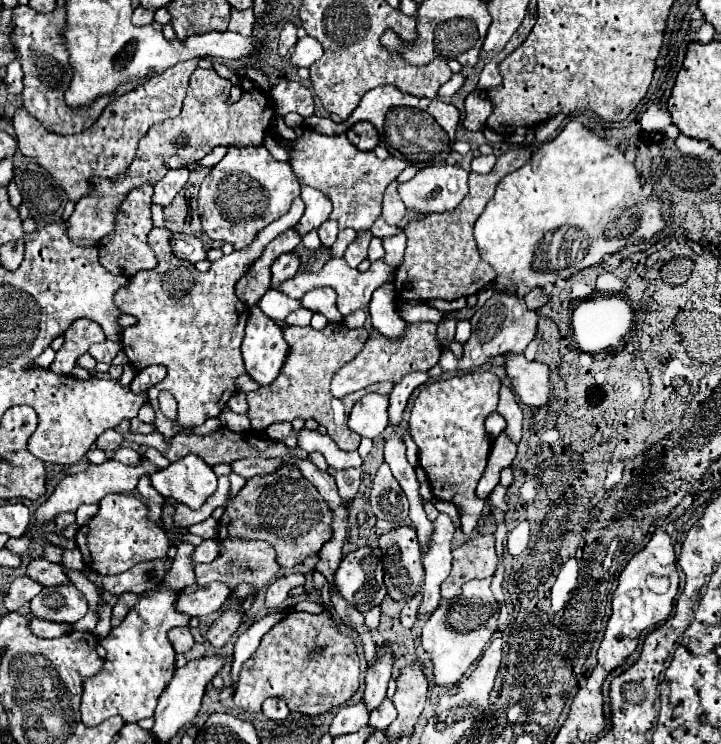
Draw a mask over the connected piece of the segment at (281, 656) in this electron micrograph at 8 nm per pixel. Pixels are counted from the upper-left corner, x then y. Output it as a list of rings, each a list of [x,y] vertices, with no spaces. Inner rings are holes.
[[[290,612],[268,634],[264,634],[258,650],[244,662],[234,704],[248,712],[260,712],[266,698],[284,698],[292,712],[310,716],[328,712],[344,704],[360,682],[358,656],[354,642],[336,630],[334,620],[322,612],[318,616],[308,612]],[[324,648],[322,652],[318,652]],[[316,650],[314,656],[310,652]]]

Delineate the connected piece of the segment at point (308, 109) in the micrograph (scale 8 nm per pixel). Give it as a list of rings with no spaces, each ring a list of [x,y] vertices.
[[[286,80],[286,82],[280,82],[278,86],[274,86],[270,90],[270,96],[272,96],[272,102],[276,106],[276,110],[284,116],[284,114],[290,114],[290,112],[296,112],[300,114],[302,118],[308,118],[314,114],[314,100],[312,100],[312,94],[306,86],[302,86],[300,82],[292,82],[292,80]]]

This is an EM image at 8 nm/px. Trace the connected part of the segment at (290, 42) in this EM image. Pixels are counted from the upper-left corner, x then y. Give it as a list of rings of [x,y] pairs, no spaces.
[[[290,20],[284,24],[284,28],[282,28],[282,32],[280,32],[280,46],[278,46],[280,56],[288,54],[288,52],[292,50],[292,46],[296,44],[296,40],[298,40],[296,28],[298,28],[298,26],[296,26],[294,22],[290,22]]]

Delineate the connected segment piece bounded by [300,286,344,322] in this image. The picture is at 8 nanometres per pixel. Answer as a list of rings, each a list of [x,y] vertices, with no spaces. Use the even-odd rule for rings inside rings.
[[[328,286],[314,288],[314,290],[306,292],[300,302],[308,310],[324,314],[328,318],[328,322],[342,322],[344,320],[344,316],[336,308],[336,290],[334,288],[328,288]]]

